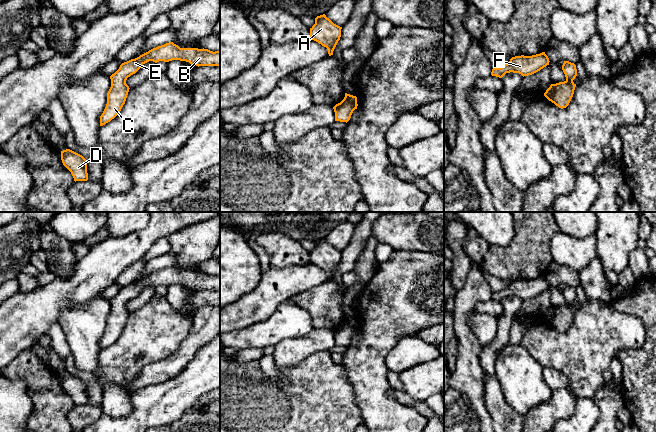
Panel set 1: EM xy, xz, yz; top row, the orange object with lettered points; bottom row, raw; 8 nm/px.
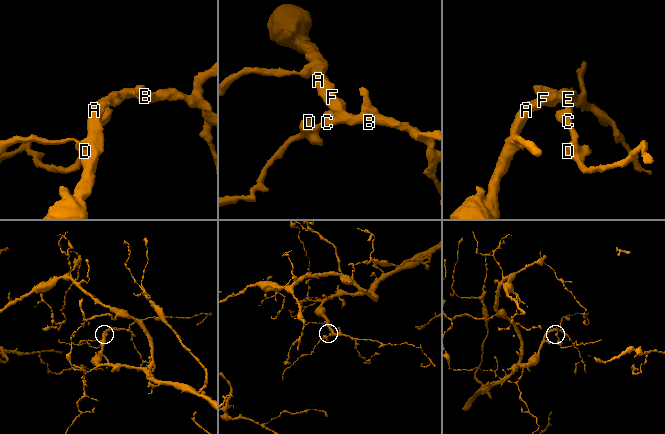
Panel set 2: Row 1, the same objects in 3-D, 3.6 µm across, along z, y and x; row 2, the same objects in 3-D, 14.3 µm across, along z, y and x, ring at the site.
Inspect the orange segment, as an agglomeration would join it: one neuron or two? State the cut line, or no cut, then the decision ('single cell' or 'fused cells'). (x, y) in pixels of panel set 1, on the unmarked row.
no cut; single cell

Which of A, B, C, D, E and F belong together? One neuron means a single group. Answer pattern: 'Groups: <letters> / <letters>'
Groups: A B C D E F

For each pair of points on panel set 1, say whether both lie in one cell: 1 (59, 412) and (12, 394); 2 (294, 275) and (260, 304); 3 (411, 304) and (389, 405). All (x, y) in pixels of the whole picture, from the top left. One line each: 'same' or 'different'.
1: different
2: same
3: same

